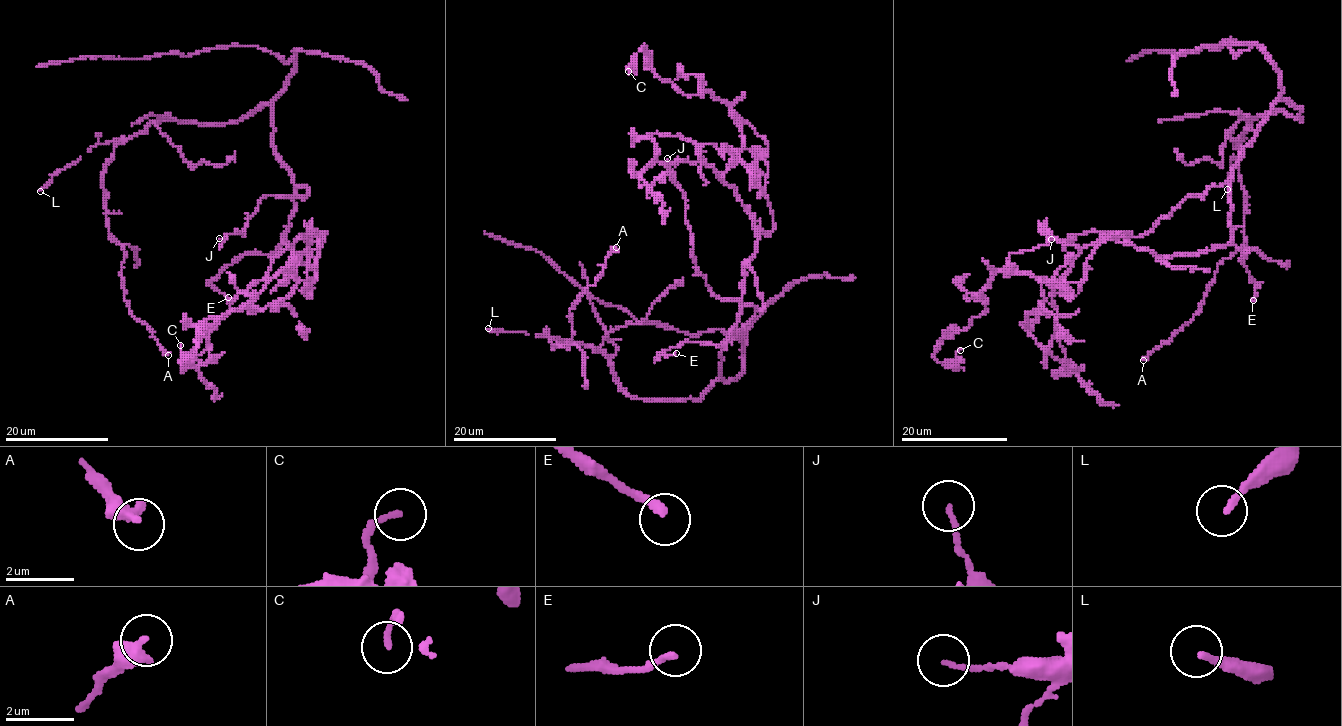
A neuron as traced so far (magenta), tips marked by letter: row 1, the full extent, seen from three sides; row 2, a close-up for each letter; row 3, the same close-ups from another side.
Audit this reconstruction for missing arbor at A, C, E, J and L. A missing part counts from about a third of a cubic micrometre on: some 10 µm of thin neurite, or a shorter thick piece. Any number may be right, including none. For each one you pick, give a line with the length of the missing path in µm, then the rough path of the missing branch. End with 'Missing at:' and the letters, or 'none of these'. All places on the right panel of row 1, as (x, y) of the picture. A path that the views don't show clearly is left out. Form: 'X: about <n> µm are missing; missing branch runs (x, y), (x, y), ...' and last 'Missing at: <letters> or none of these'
Missing at: none of these

